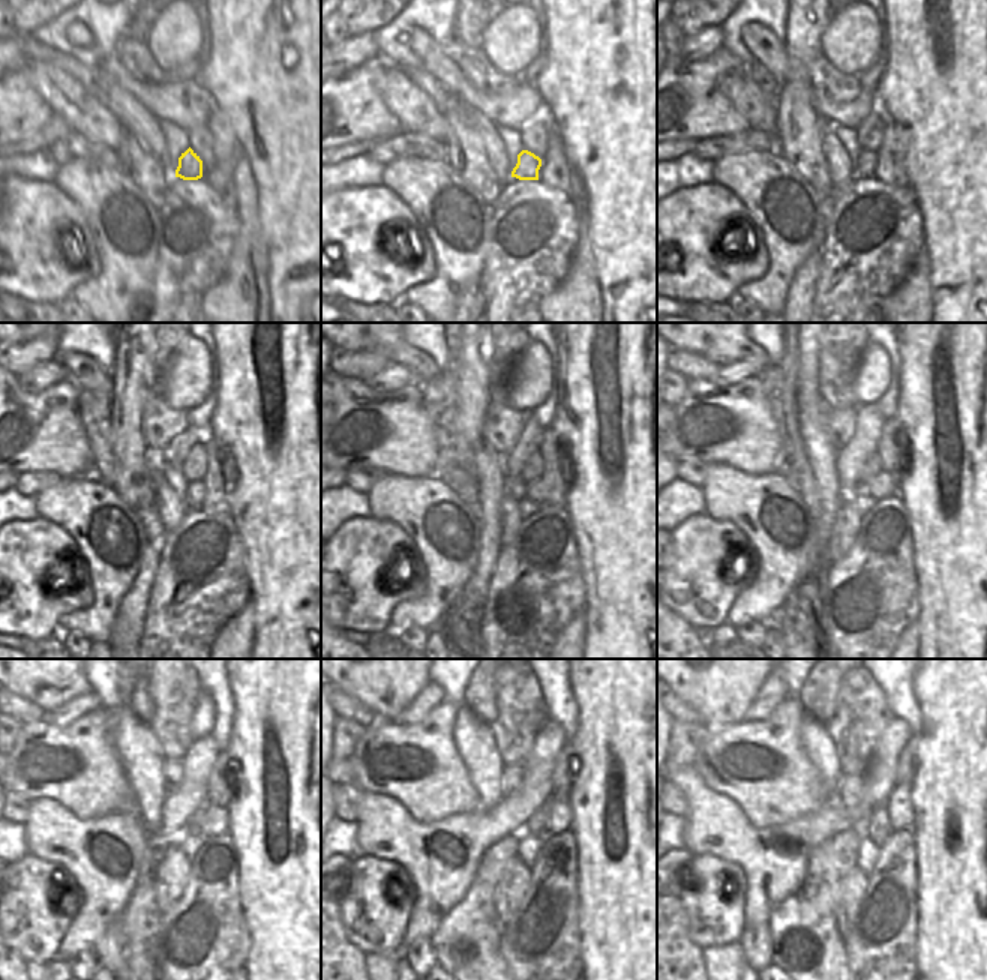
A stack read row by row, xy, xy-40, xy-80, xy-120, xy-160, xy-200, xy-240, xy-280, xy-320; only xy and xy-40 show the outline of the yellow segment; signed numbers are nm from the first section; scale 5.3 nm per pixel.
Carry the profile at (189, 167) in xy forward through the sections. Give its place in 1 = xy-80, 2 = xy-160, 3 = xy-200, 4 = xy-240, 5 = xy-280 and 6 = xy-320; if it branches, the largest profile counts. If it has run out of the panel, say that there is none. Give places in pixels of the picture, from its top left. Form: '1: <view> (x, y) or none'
1: xy-80 (867, 159)
2: xy-160 (536, 491)
3: xy-200 (884, 485)
4: xy-240 (216, 821)
5: xy-280 (560, 820)
6: xy-320 (899, 808)

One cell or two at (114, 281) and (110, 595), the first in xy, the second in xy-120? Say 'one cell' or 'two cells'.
one cell

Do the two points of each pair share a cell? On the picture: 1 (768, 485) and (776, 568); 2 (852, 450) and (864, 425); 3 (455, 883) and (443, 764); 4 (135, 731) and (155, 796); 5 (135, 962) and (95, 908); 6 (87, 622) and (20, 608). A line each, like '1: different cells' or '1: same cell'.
1: same cell
2: same cell
3: different cells
4: same cell
5: different cells
6: different cells

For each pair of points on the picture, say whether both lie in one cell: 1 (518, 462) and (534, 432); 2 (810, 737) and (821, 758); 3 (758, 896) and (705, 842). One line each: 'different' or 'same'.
1: same
2: same
3: same

